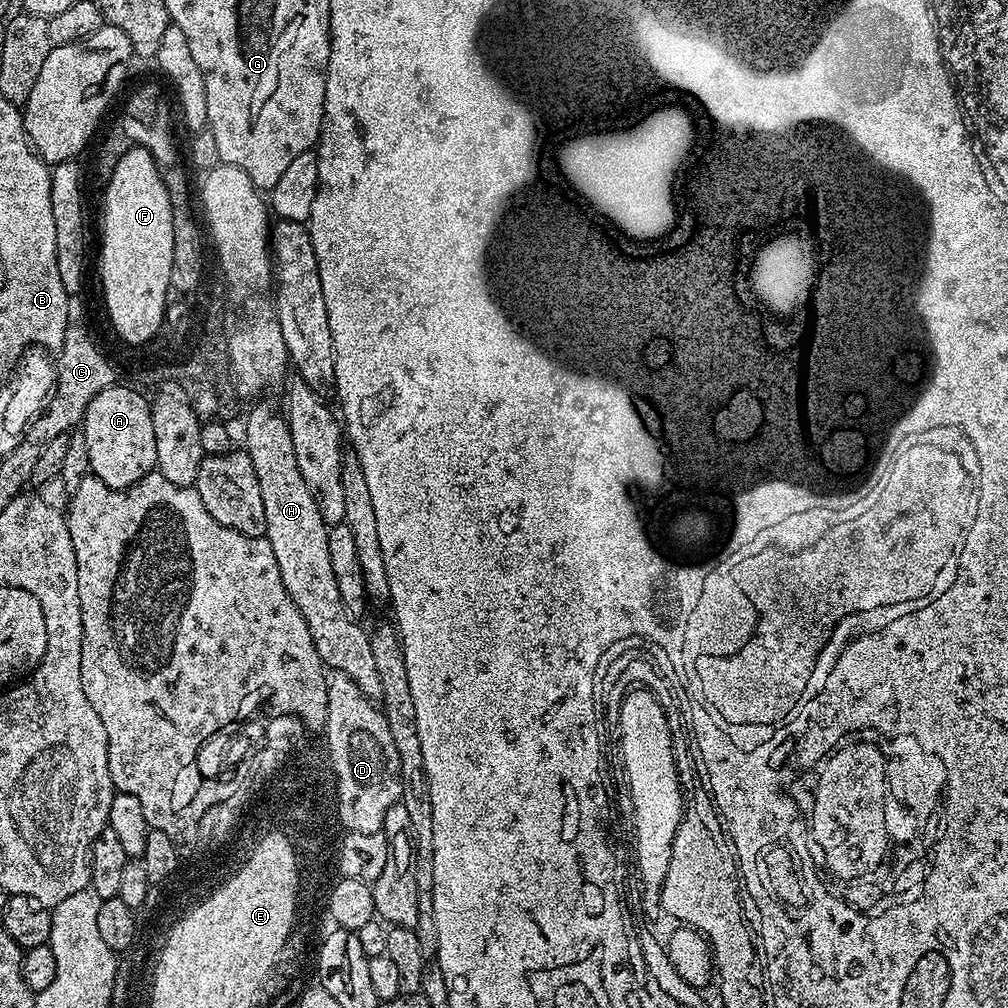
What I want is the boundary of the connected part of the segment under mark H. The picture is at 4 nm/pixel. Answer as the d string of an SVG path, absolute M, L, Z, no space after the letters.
M264 402L253 403L249 408L252 409L244 428L244 436L248 439L246 451L250 462L254 462L254 474L258 474L258 490L262 490L266 510L266 538L278 561L282 586L286 586L286 594L290 594L302 618L306 618L320 661L331 671L346 674L362 694L380 698L382 685L378 683L378 666L370 651L369 633L352 621L355 619L344 608L338 594L338 581L330 567L329 525L324 523L322 514L318 514L314 494L310 494L302 470L298 470L294 438L290 438L287 419L279 411L267 408Z

